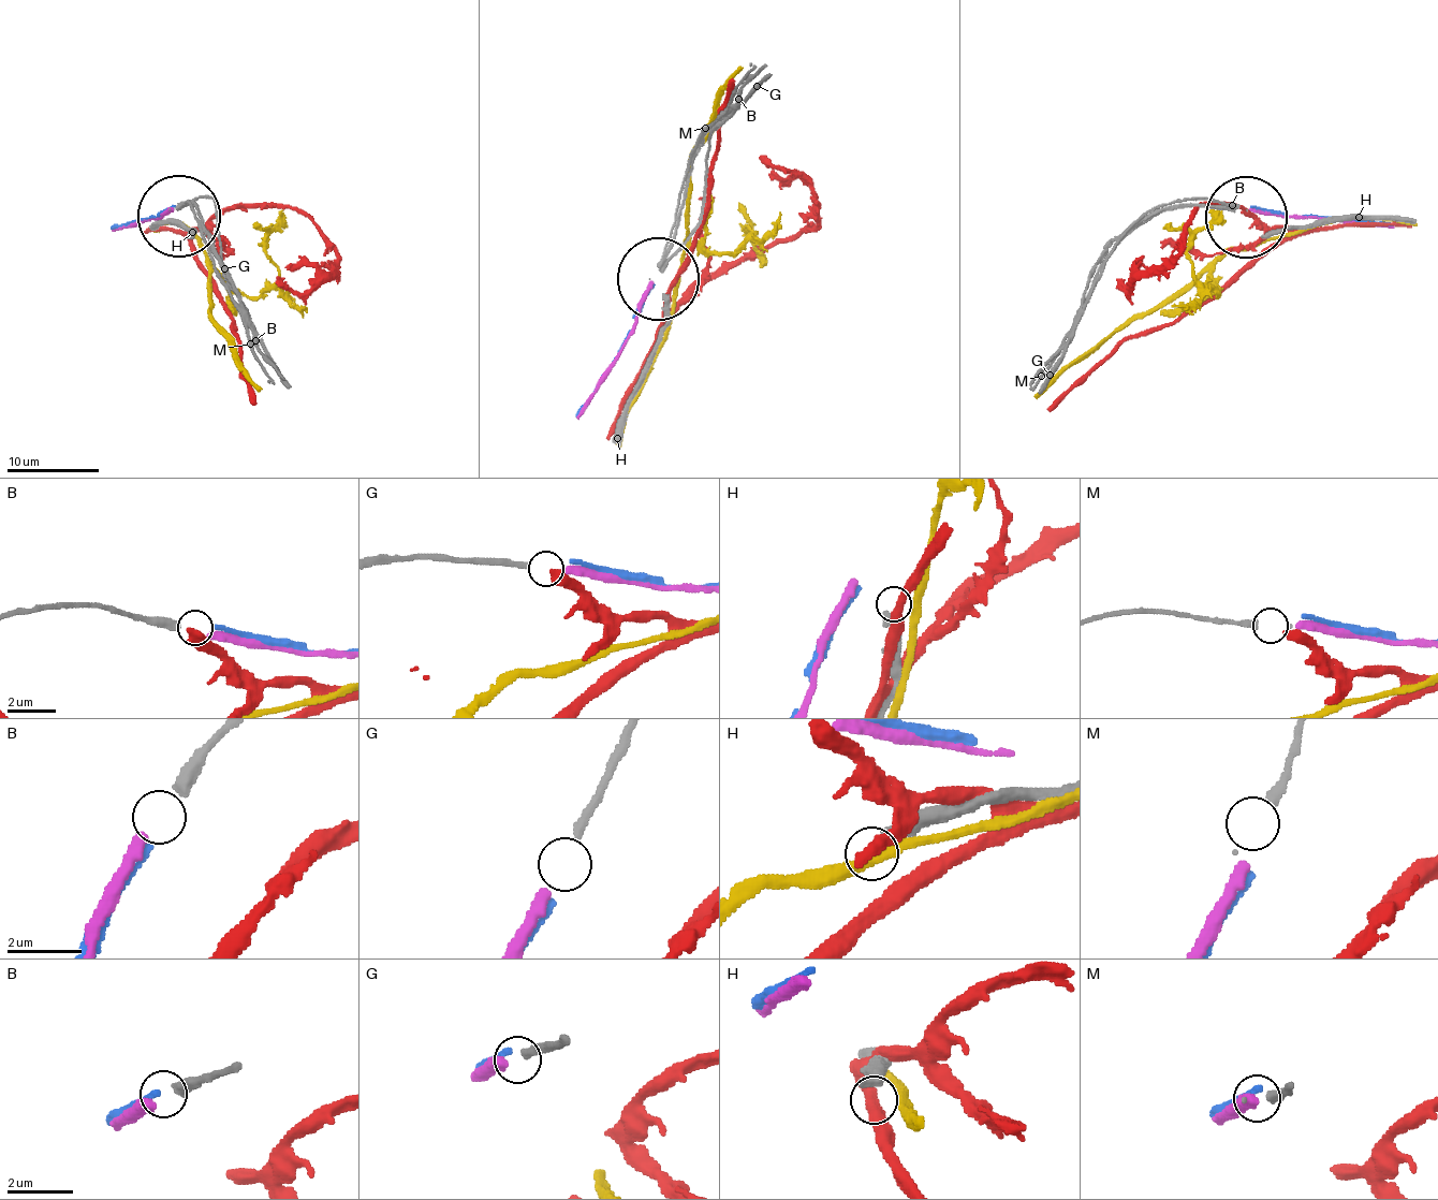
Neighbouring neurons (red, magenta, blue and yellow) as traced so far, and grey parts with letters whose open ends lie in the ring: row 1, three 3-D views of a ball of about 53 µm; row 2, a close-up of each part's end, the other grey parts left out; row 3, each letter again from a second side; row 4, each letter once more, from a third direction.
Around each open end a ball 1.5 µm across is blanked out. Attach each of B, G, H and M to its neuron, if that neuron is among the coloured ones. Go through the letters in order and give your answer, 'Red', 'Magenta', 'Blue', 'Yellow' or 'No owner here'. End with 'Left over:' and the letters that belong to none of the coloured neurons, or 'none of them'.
B: Blue
G: Magenta
H: No owner here
M: No owner here
Left over: H, M

